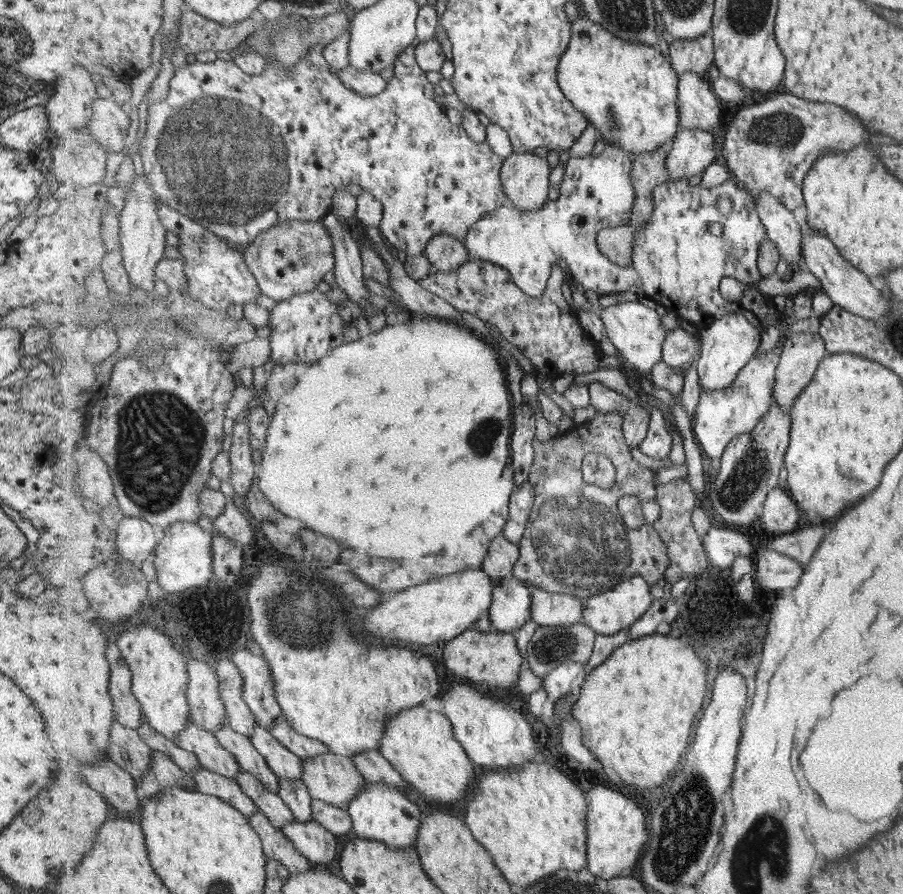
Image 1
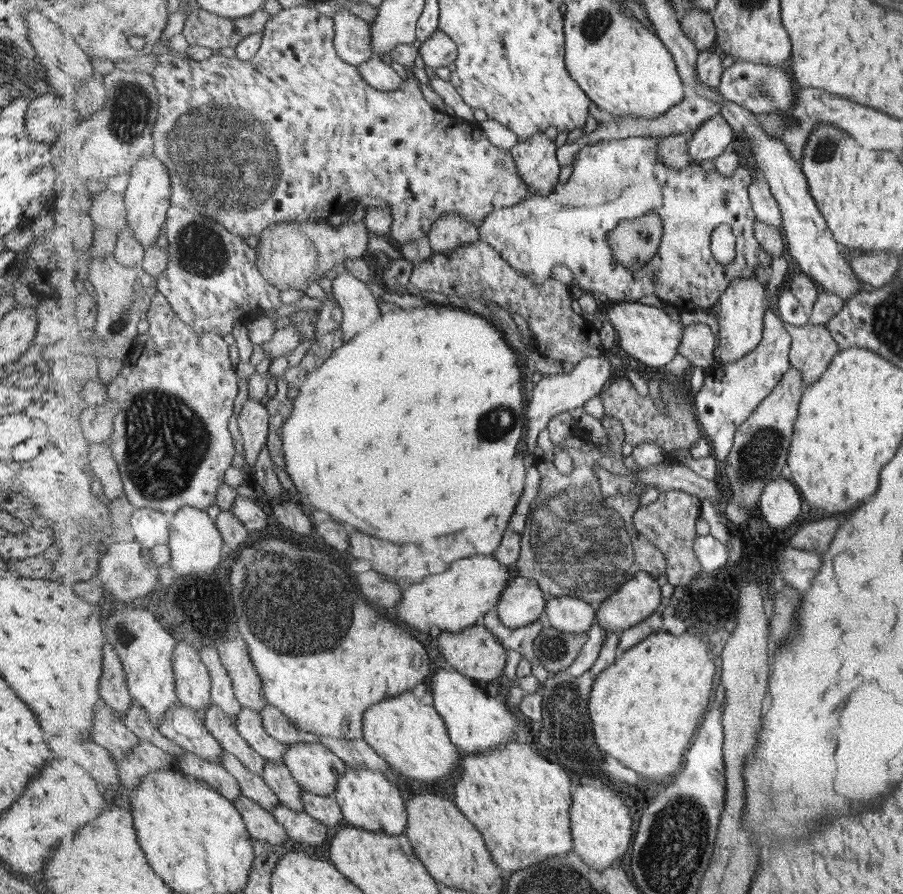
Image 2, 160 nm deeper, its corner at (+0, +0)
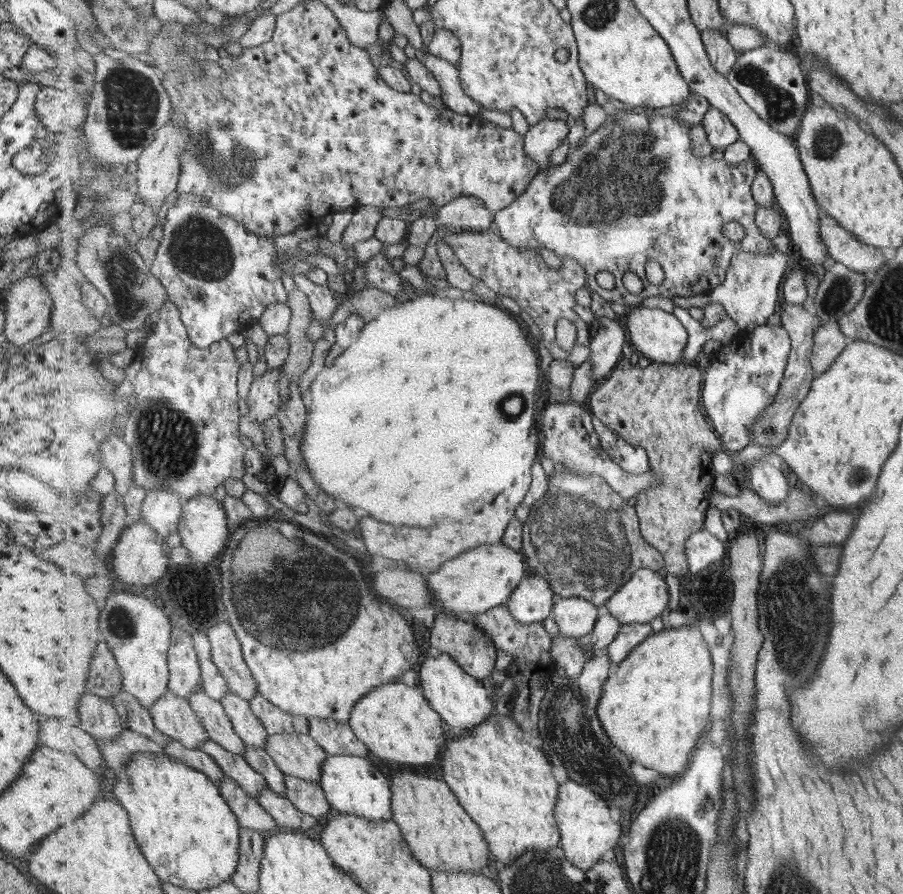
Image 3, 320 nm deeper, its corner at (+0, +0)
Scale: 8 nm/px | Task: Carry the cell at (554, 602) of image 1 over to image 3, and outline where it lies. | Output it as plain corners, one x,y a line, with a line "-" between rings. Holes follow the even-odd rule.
584,598
557,599
552,616
561,635
569,638
587,639
593,632
599,607

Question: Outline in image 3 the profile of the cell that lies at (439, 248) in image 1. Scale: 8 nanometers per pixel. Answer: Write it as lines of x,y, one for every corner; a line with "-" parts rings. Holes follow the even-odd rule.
461,195
437,210
439,227
454,233
493,228
495,213
479,197

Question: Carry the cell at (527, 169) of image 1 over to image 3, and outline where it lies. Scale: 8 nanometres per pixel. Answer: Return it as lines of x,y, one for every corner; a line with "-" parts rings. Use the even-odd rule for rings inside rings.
545,118
525,134
526,154
540,164
541,171
546,171
554,164
551,153
565,143
567,134
569,124
565,120

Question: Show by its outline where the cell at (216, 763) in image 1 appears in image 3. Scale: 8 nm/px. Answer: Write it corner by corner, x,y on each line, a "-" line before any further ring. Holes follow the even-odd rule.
169,688
163,693
163,696
155,702
150,708
154,723
158,729
165,733
170,739
177,740
184,744
187,748
197,750
203,743
211,741
211,737
207,734
206,728
203,726
199,715
190,705
190,699
176,695

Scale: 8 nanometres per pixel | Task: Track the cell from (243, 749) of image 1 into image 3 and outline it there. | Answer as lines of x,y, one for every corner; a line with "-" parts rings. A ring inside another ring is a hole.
203,687
195,691
189,699
190,705
199,715
211,741
244,756
246,744
236,733
234,723
231,722
222,701
211,698

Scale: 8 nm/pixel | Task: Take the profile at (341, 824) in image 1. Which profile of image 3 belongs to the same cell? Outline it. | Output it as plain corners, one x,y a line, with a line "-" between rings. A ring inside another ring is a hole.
286,775
286,797
304,813
317,817
333,812
331,803
327,800
323,787
319,782

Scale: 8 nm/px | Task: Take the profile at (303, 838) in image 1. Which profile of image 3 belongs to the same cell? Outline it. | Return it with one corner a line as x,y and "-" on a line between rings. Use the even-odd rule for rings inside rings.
267,787
258,796
261,806
274,816
280,830
305,831
315,828
317,817
299,810
286,796
275,792
271,787

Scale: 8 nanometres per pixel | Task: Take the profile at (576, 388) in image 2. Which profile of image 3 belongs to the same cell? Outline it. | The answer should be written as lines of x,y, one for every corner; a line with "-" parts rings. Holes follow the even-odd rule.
598,317
600,328
592,338
590,360
592,362
593,387
595,390
606,378
609,378
611,371
623,358
623,348
627,344
627,331
617,320

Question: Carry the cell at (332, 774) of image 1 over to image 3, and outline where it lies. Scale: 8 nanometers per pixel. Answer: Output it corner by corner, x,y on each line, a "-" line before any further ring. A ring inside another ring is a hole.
279,733
269,735
266,751
273,757
275,764
286,774
310,781
320,782
323,763
328,752
315,741
310,733

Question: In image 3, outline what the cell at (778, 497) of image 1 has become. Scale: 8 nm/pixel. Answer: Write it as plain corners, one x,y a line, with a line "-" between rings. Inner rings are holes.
769,462
753,466
750,482
753,490
774,505
782,503
788,497
791,488
796,486
792,477
769,465

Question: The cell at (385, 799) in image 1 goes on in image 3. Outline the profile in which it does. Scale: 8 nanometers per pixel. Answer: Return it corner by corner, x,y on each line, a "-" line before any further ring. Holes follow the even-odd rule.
340,754
329,755
323,763
320,785
333,810
373,820
393,819
391,783
368,758

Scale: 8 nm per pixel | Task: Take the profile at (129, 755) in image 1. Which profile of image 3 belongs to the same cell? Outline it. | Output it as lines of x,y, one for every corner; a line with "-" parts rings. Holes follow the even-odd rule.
87,692
81,697
78,711
80,726
97,740
113,742
126,730
113,699

